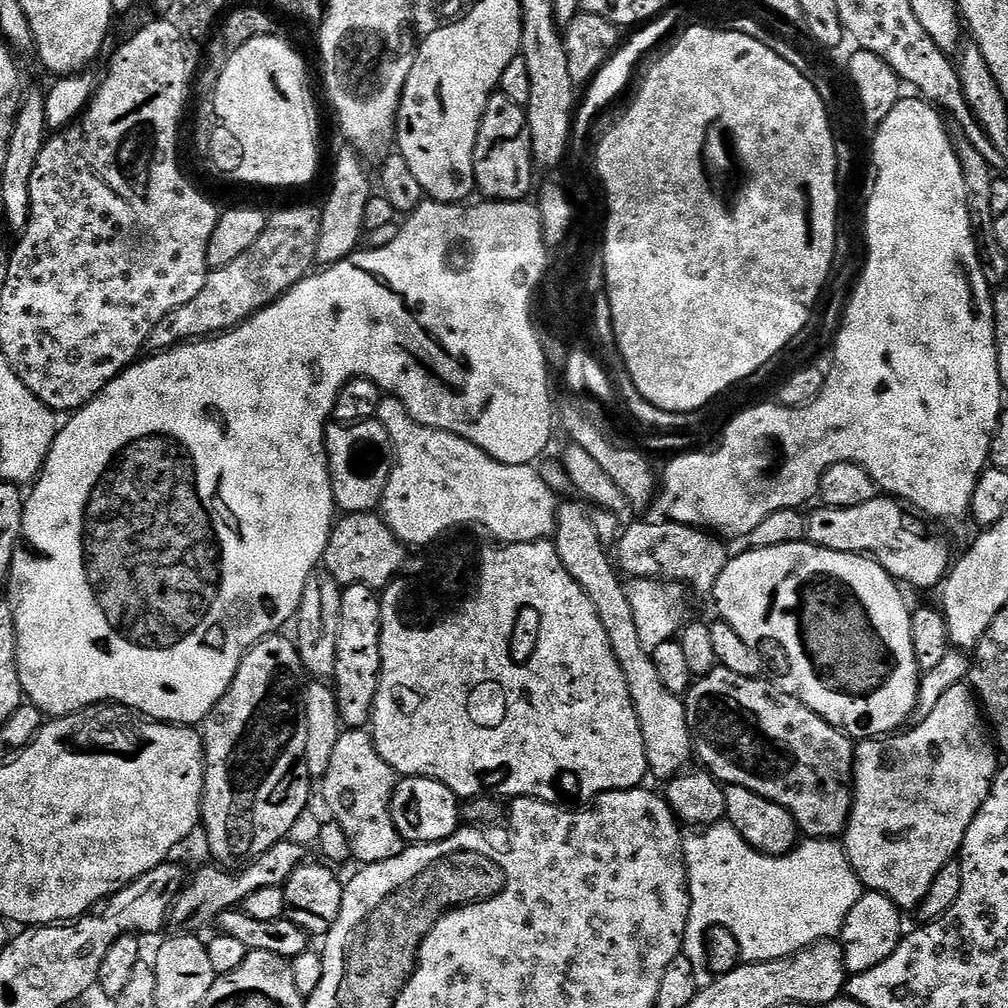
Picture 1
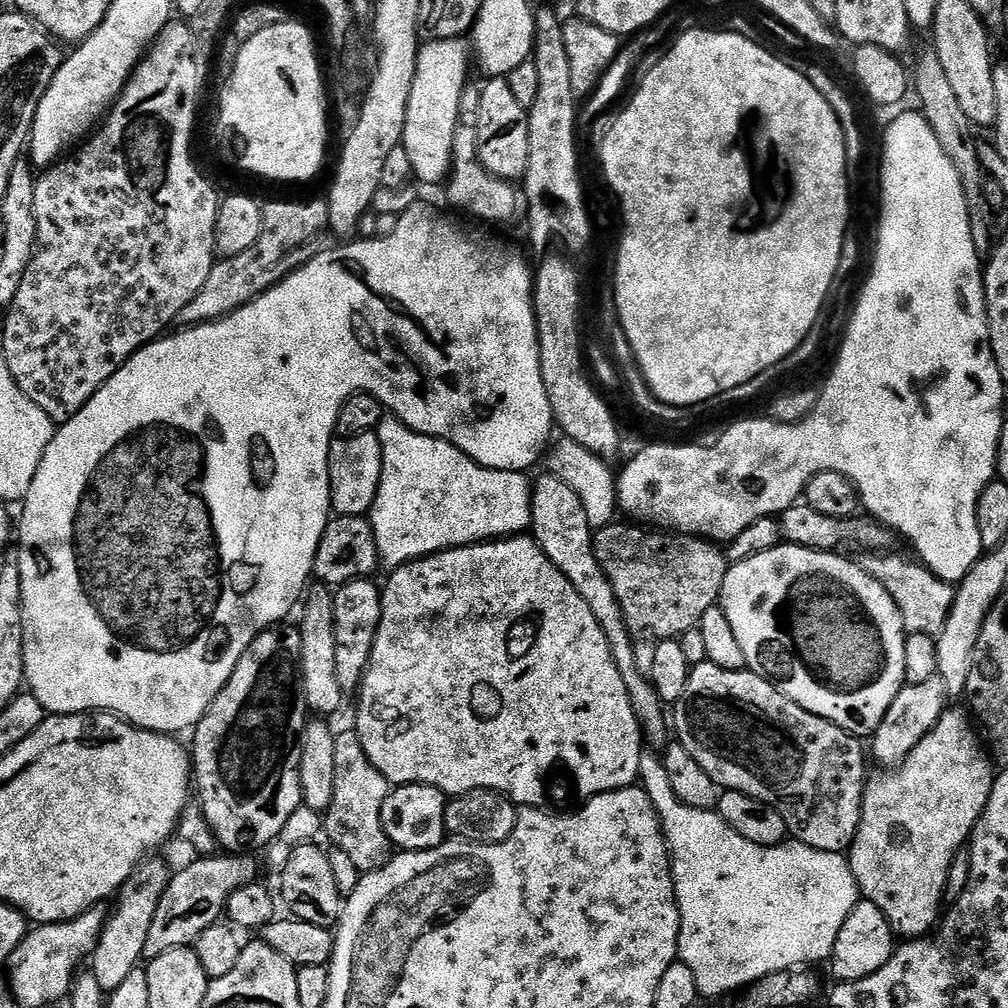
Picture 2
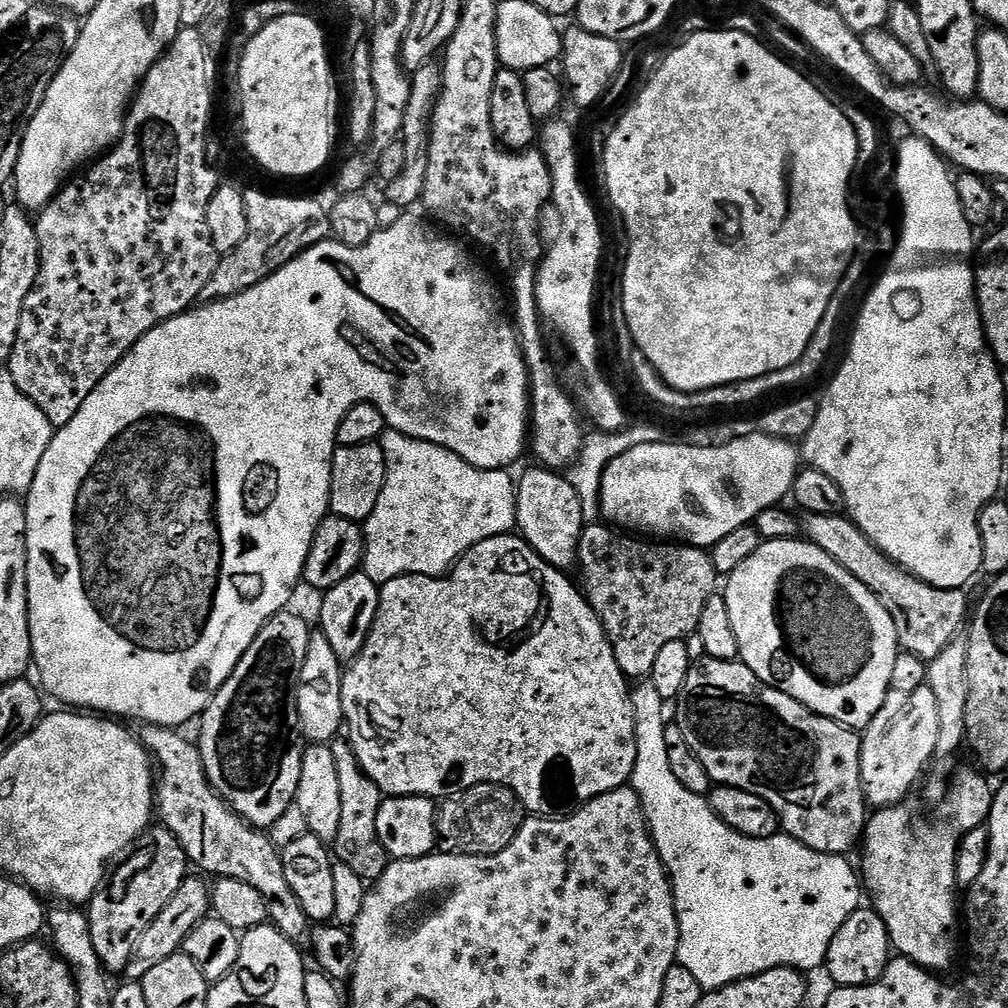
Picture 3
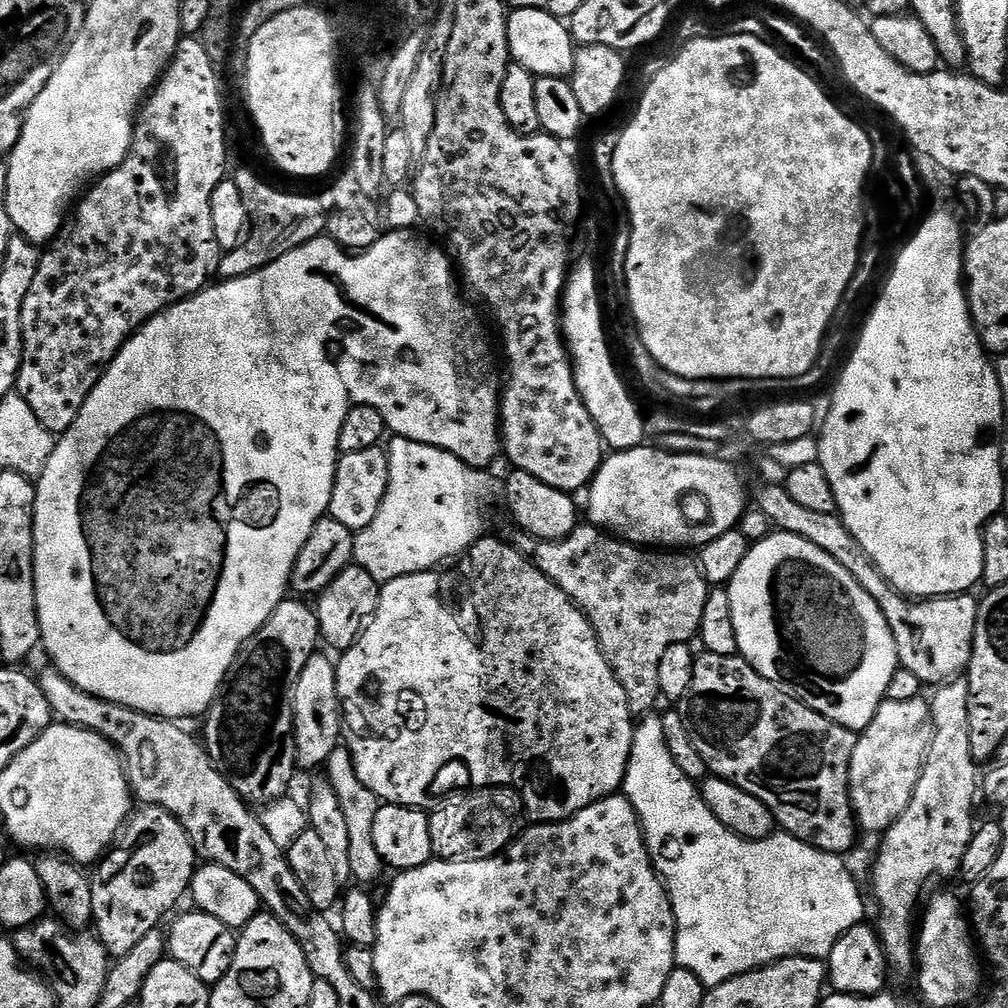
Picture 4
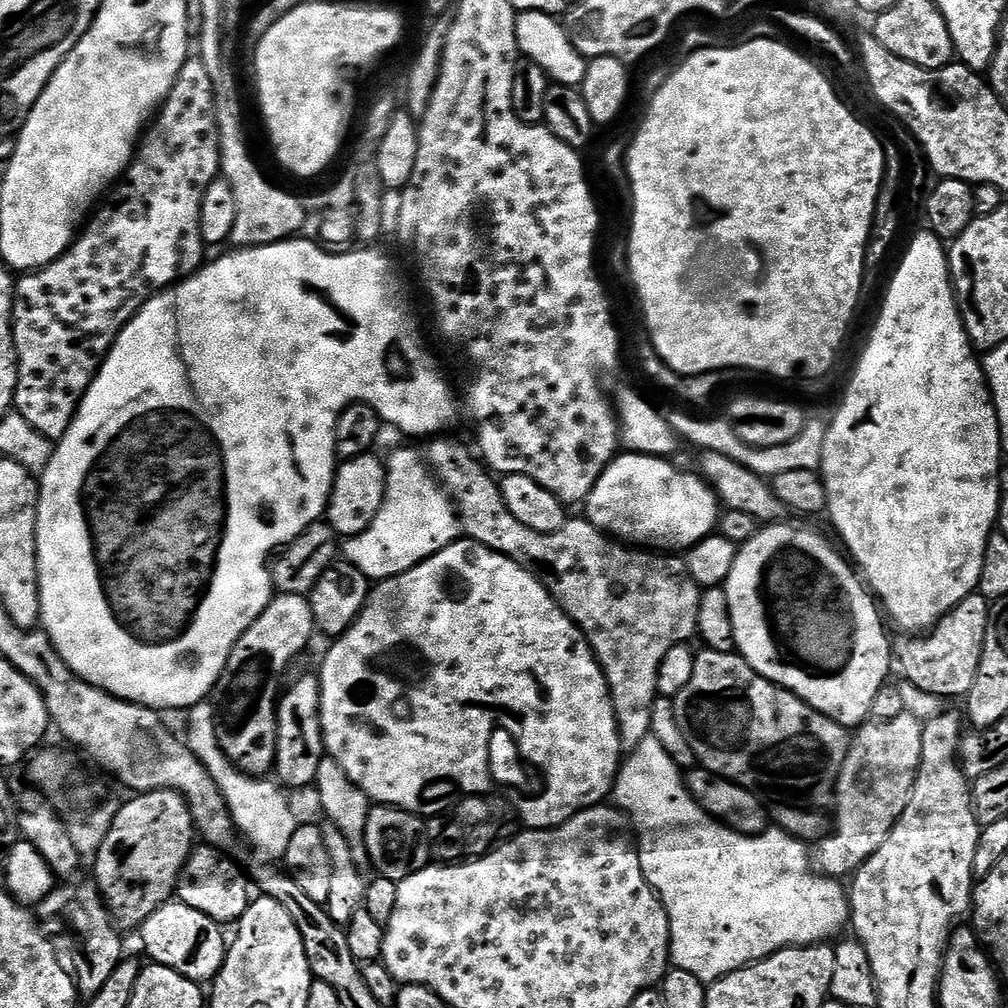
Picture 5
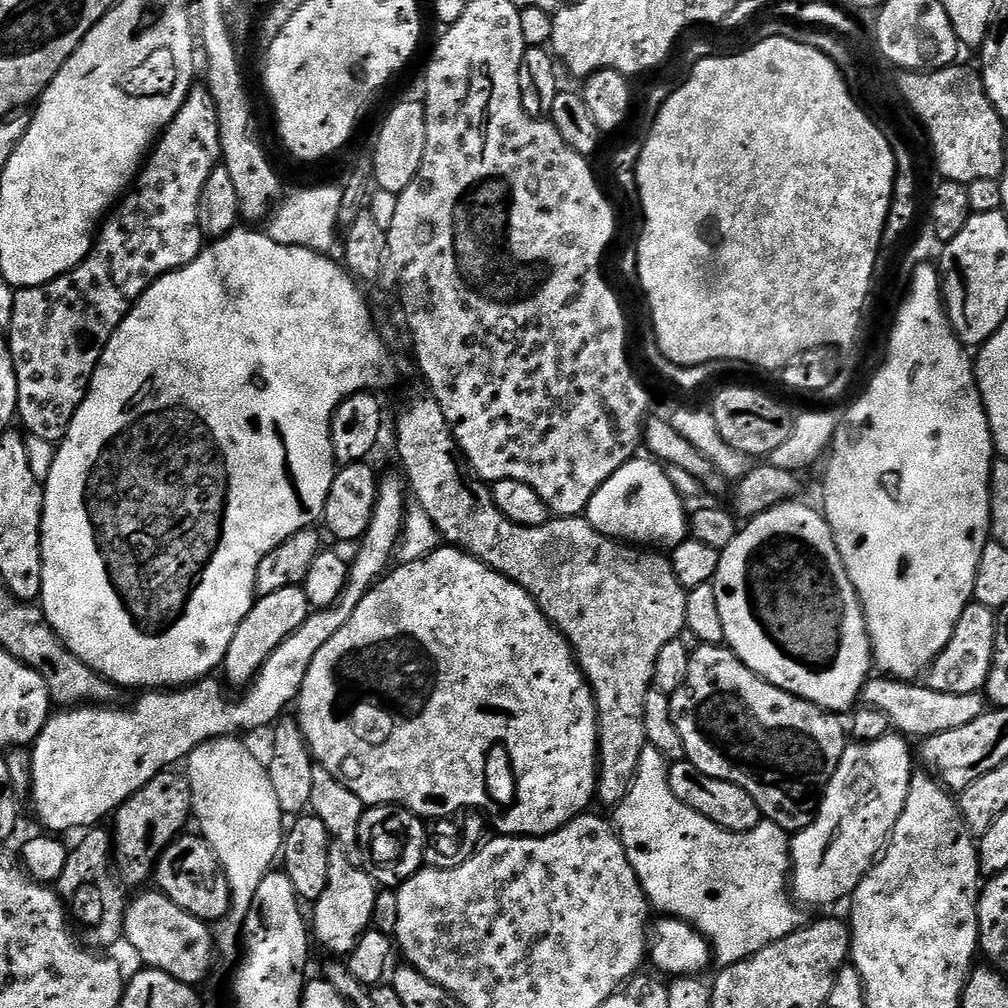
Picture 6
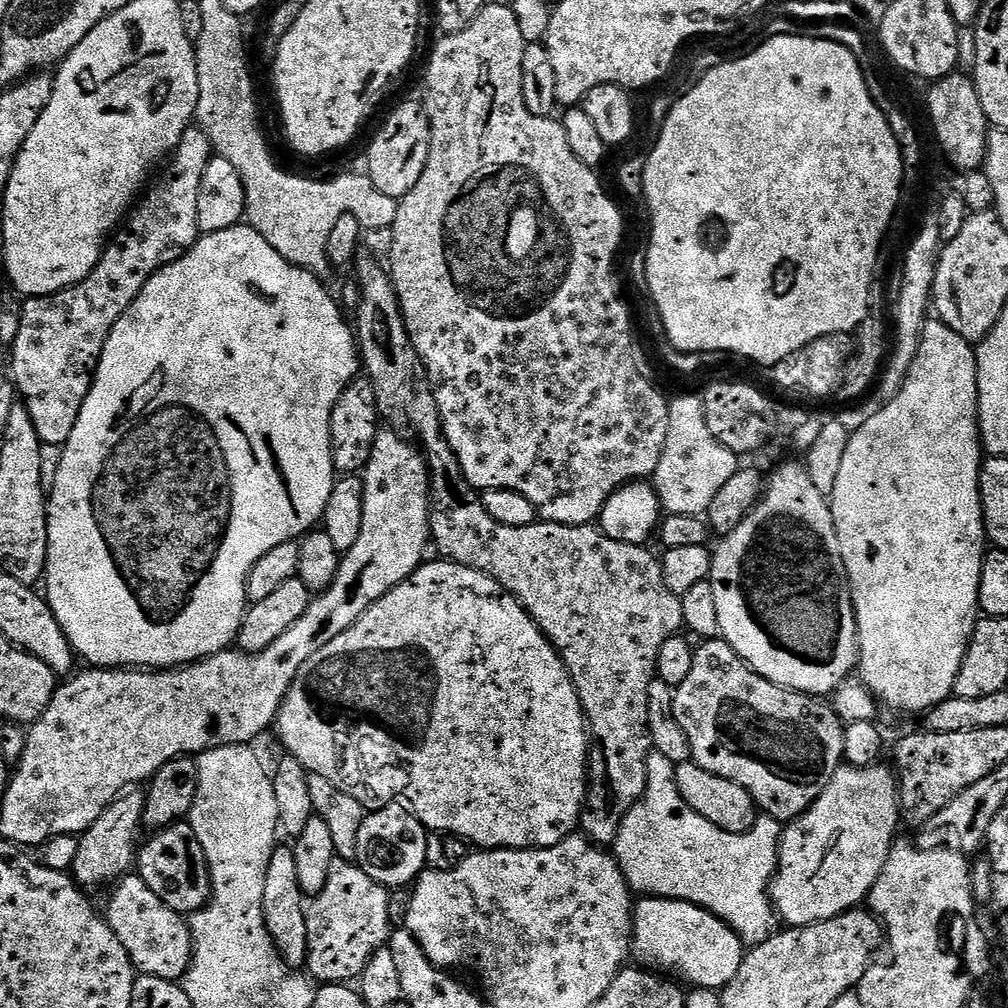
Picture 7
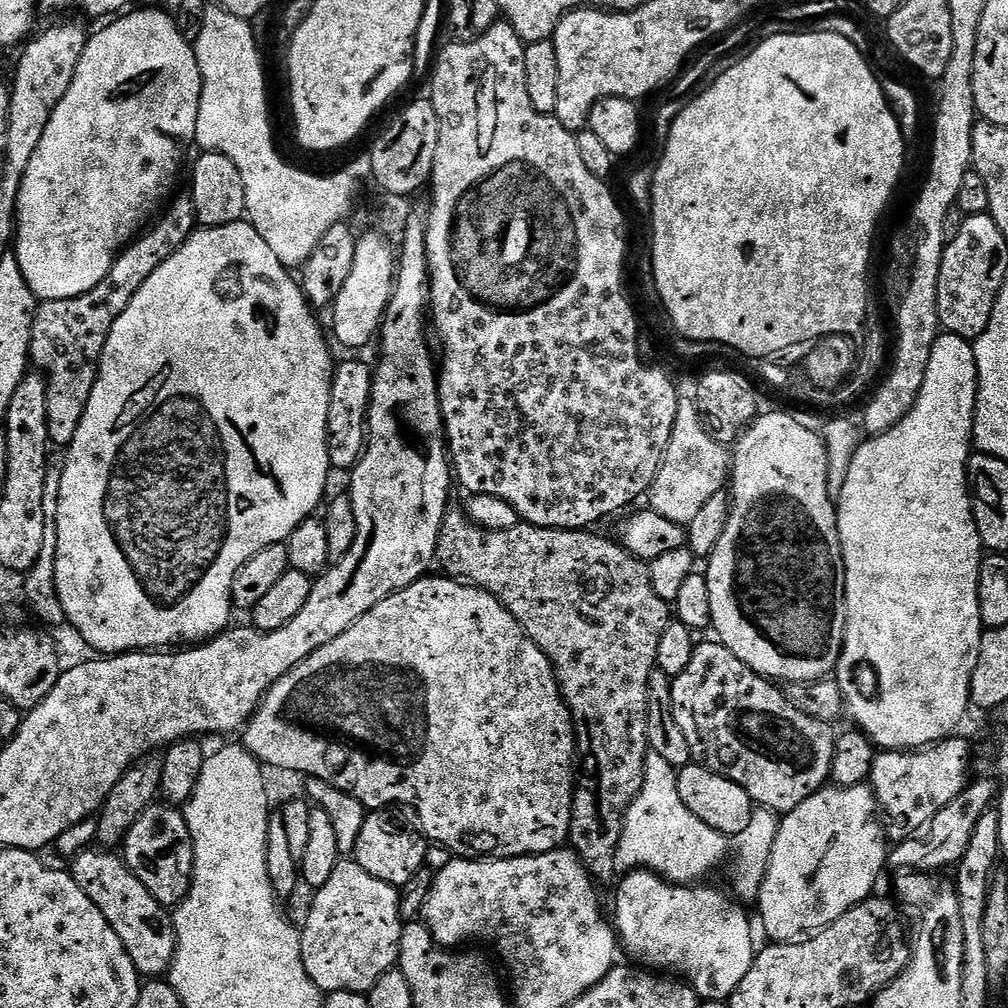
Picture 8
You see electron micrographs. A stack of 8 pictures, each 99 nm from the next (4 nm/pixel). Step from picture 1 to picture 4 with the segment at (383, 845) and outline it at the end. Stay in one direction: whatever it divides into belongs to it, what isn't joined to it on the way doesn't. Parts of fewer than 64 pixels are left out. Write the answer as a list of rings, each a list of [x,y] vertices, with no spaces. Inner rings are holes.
[[[347,746],[335,748],[324,765],[323,771],[338,796],[338,806],[342,806],[342,815],[346,818],[346,827],[350,837],[350,877],[357,885],[372,886],[372,883],[386,872],[383,858],[374,846],[374,818],[378,818],[378,810],[382,801],[376,797],[374,790],[370,790],[358,778],[358,770],[354,770],[354,760]]]

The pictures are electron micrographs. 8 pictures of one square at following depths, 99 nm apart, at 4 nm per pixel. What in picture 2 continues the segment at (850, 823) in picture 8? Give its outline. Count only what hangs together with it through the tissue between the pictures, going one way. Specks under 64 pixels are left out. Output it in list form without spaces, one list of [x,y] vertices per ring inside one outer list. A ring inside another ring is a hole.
[[[939,674],[926,682],[905,683],[898,698],[894,698],[890,710],[886,710],[886,718],[882,718],[878,730],[871,737],[871,755],[873,752],[884,766],[895,766],[903,762],[914,750],[914,746],[918,746],[918,742],[922,742],[922,738],[926,738],[926,734],[930,734],[932,727],[940,721],[940,715],[949,700],[948,691]]]

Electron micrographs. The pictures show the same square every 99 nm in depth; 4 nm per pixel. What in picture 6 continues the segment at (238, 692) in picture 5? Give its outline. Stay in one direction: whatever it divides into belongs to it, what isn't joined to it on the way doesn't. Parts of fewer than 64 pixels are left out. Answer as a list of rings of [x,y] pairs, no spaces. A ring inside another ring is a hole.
[[[303,587],[274,590],[274,594],[259,597],[230,642],[230,650],[222,665],[222,672],[228,675],[227,683],[240,689],[251,685],[270,654],[274,654],[278,646],[286,642],[286,638],[295,634],[307,622],[309,615],[310,605]]]

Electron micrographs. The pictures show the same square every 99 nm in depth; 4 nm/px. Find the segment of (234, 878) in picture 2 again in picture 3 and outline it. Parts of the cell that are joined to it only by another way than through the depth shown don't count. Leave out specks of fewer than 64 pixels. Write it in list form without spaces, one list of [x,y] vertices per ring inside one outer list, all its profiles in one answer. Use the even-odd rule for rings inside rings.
[[[192,874],[185,878],[182,886],[178,886],[174,898],[170,898],[170,902],[166,902],[166,906],[162,906],[162,914],[158,914],[158,918],[154,918],[154,922],[150,922],[150,926],[146,926],[146,934],[142,934],[130,962],[123,970],[123,975],[129,981],[144,981],[146,974],[150,974],[150,970],[154,970],[154,966],[158,966],[158,962],[166,962],[166,958],[177,955],[183,949],[184,940],[190,934],[190,930],[194,930],[194,926],[209,919],[212,911],[210,884],[207,879],[195,875]]]

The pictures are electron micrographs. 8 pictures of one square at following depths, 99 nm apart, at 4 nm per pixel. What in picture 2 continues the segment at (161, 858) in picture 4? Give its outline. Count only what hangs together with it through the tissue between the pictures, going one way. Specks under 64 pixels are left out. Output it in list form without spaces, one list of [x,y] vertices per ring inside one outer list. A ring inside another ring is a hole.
[[[145,858],[120,887],[114,907],[100,935],[98,946],[90,957],[90,971],[98,978],[98,986],[107,994],[118,990],[118,985],[130,975],[130,970],[141,967],[146,950],[146,934],[150,934],[150,922],[154,922],[154,910],[166,890],[170,879],[170,867],[164,860]]]

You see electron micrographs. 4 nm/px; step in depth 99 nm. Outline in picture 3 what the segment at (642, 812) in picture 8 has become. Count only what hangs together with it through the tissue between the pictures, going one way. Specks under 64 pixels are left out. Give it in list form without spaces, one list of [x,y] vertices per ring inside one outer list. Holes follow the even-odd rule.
[[[640,682],[631,693],[636,723],[636,761],[630,786],[642,802],[652,841],[672,881],[680,927],[676,951],[679,964],[686,966],[705,990],[721,988],[775,968],[809,970],[819,964],[821,967],[827,961],[834,934],[842,930],[842,922],[862,904],[862,880],[853,861],[851,864],[847,855],[831,856],[810,850],[787,834],[755,840],[723,824],[707,799],[690,794],[670,770],[670,754],[666,754],[668,724],[664,720],[666,702],[658,690],[654,690],[651,682]]]

